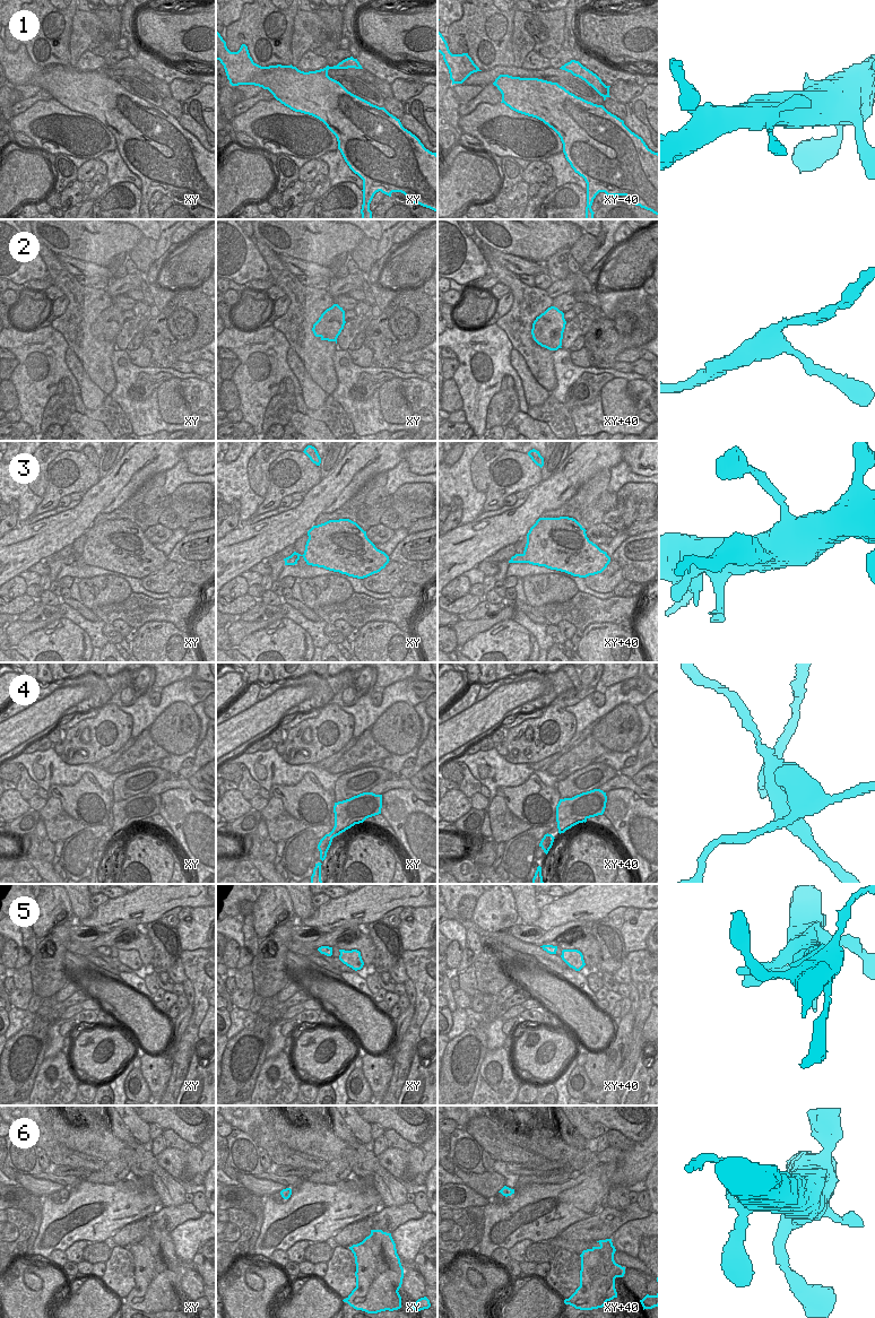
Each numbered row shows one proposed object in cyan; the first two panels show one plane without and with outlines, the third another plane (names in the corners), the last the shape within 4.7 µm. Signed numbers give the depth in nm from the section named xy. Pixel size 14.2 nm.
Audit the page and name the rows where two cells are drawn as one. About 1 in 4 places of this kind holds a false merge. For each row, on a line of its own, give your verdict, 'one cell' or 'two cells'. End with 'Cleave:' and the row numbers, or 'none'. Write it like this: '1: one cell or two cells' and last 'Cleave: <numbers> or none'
1: one cell
2: one cell
3: one cell
4: two cells
5: one cell
6: one cell
Cleave: 4

